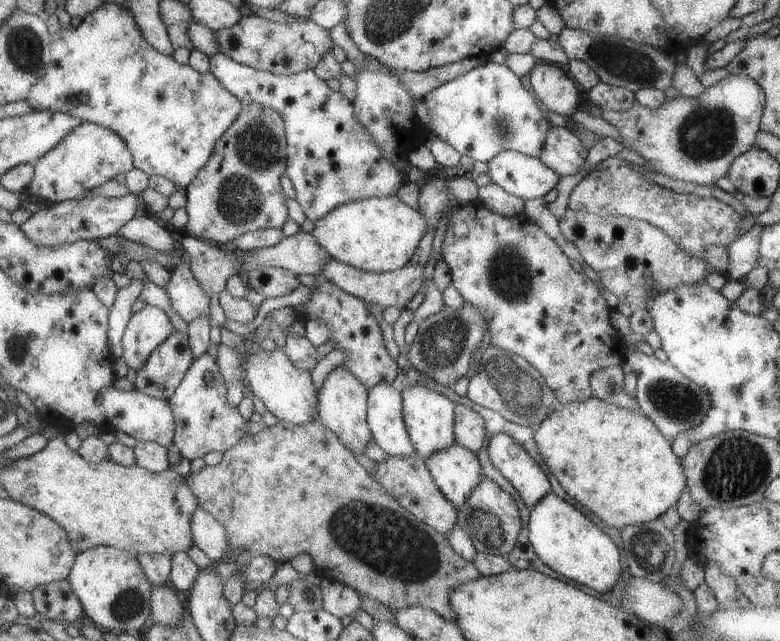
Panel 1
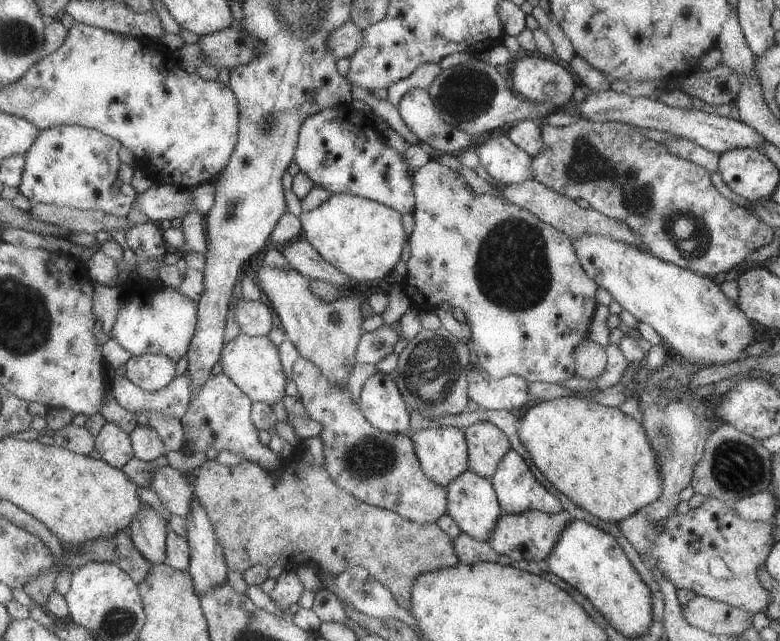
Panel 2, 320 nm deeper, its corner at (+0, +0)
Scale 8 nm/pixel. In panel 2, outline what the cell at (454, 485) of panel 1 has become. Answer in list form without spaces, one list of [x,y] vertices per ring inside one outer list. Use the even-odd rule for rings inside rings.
[[[469,470],[462,472],[446,486],[446,499],[446,513],[455,521],[460,532],[487,543],[502,513],[490,479],[481,478]]]

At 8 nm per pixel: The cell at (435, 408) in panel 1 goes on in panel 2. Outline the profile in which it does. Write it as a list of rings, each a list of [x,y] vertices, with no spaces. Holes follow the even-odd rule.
[[[434,428],[417,431],[410,438],[413,443],[414,453],[417,457],[423,474],[440,487],[446,486],[462,472],[468,470],[468,454],[463,431],[458,428]]]

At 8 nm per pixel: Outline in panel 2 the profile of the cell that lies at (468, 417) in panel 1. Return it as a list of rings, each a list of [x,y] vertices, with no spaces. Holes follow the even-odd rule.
[[[473,423],[462,431],[468,454],[468,470],[489,479],[497,463],[510,449],[507,436],[491,423]]]

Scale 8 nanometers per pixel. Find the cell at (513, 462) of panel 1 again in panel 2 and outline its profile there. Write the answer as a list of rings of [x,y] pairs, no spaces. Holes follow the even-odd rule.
[[[509,449],[497,463],[497,468],[489,478],[498,505],[505,515],[516,515],[525,511],[541,511],[555,514],[562,509],[559,499],[552,495],[542,484],[539,484],[525,461],[512,449]]]

